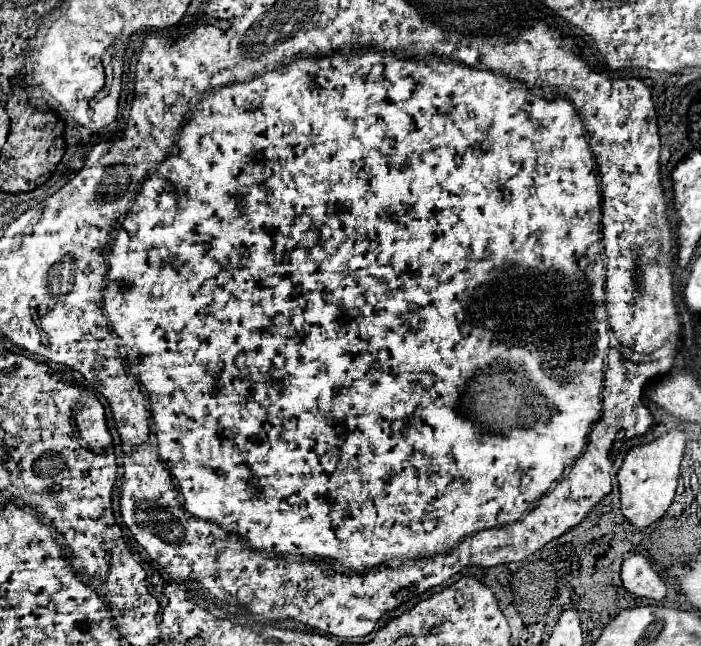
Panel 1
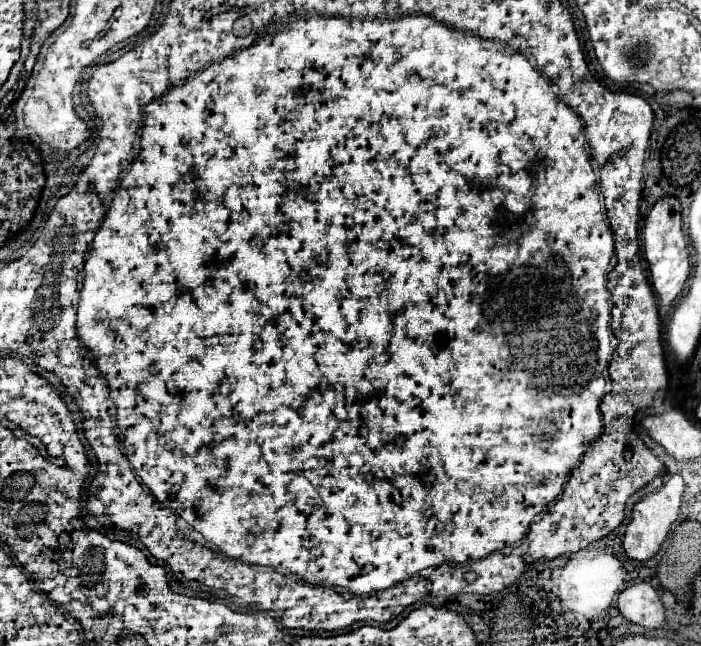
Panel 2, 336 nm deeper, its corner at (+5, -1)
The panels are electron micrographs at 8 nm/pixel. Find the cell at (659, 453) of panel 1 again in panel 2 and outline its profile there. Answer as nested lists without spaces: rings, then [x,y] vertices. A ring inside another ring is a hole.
[[[669,475],[669,479],[651,495],[645,495],[641,501],[635,503],[631,521],[627,523],[627,531],[623,537],[623,549],[631,559],[647,561],[659,551],[659,545],[667,537],[671,525],[675,523],[681,507],[681,495],[683,495],[683,479],[681,475]]]

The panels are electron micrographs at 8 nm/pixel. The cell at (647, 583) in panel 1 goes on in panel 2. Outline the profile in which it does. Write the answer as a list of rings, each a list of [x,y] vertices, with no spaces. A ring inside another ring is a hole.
[[[635,583],[619,593],[617,607],[621,615],[637,625],[647,629],[659,629],[665,621],[663,603],[657,597],[657,591],[649,583]]]

